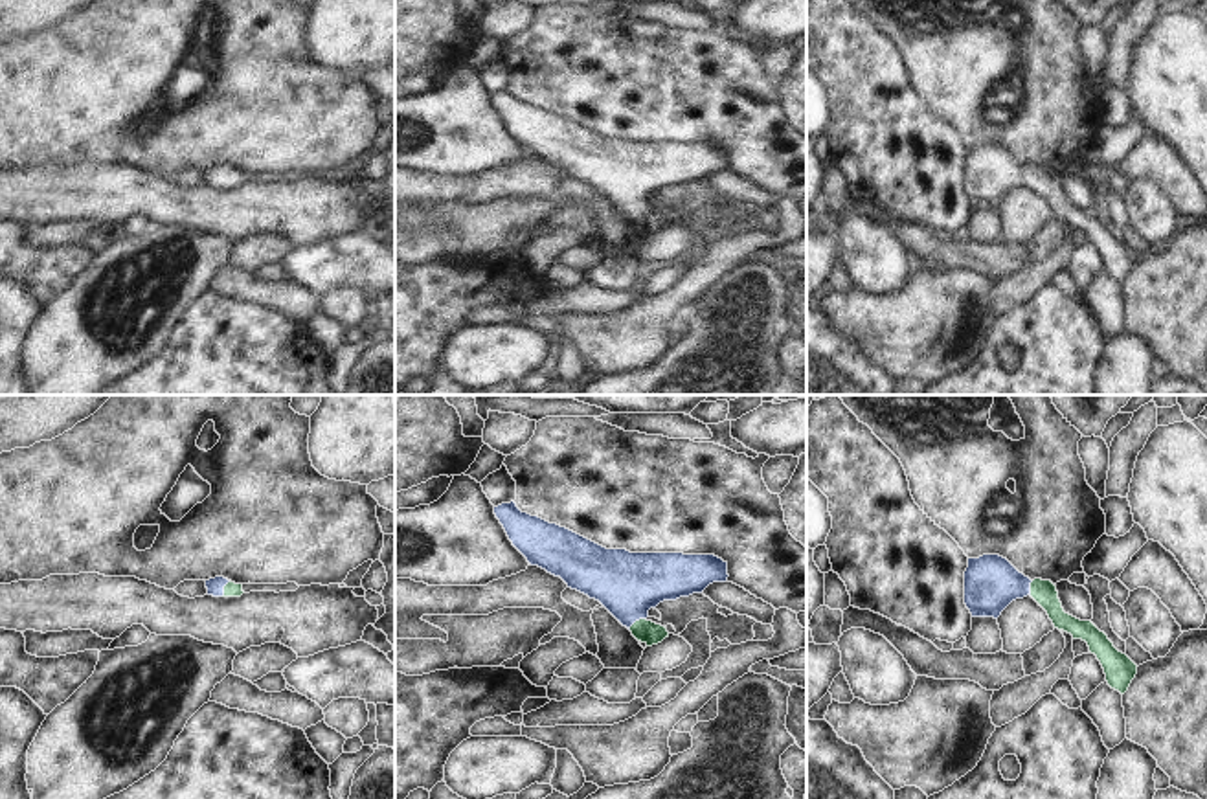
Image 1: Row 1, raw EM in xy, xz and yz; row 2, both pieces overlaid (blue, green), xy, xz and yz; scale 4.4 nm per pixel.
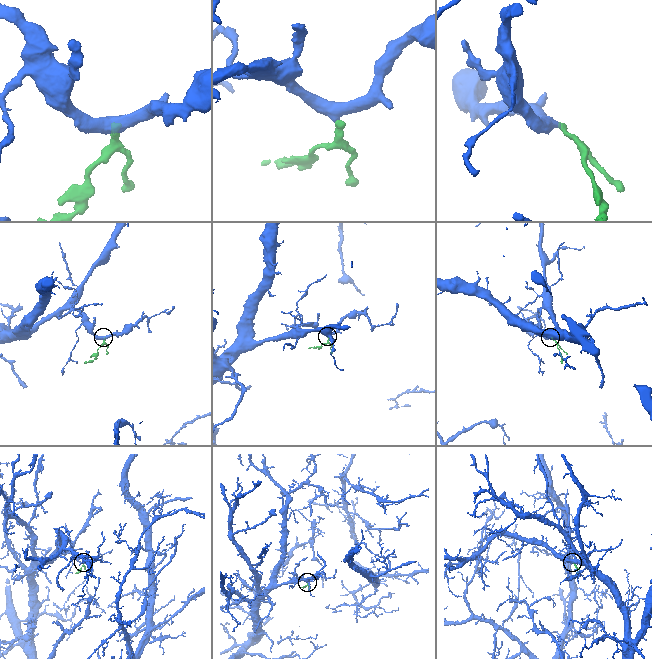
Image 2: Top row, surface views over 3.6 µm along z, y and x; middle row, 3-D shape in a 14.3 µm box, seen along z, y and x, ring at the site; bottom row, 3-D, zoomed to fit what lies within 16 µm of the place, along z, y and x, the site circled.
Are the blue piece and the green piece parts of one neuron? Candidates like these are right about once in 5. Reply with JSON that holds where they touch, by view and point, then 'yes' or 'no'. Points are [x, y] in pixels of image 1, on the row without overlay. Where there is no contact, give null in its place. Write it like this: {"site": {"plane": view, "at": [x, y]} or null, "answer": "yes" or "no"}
{"site": {"plane": "xz", "at": [636, 208]}, "answer": "yes"}

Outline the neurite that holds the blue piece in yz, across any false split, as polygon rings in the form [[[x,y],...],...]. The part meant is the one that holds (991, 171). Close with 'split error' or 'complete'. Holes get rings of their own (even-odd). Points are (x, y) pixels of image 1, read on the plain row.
[[[999,143],[968,147],[964,160],[964,193],[972,206],[994,206],[1016,187],[1031,184],[1049,204],[1055,217],[1088,231],[1100,250],[1106,270],[1124,283],[1137,263],[1137,253],[1119,241],[1091,209],[1080,209],[1064,200],[1056,174],[1051,169],[1031,169]]]; split error

